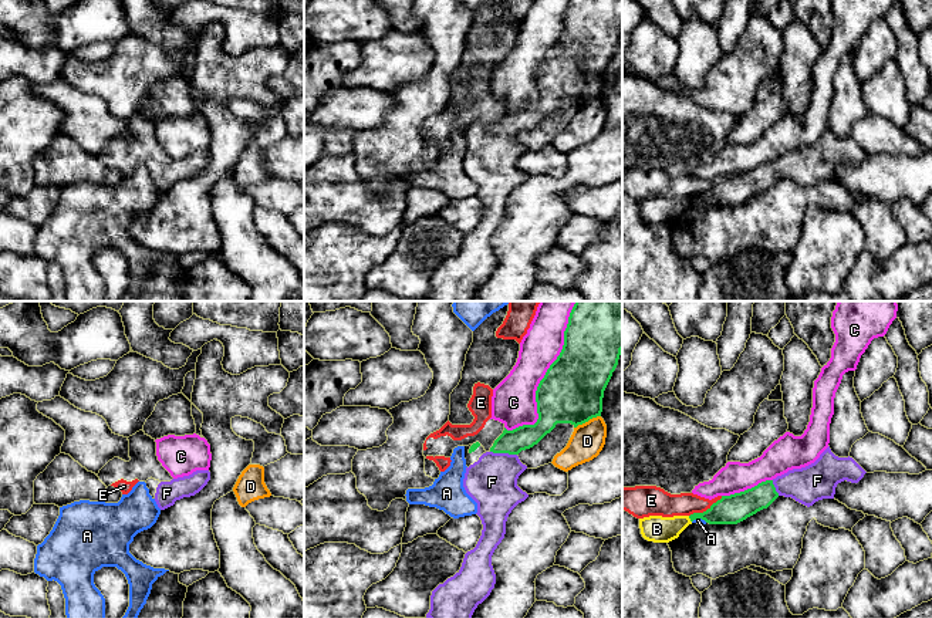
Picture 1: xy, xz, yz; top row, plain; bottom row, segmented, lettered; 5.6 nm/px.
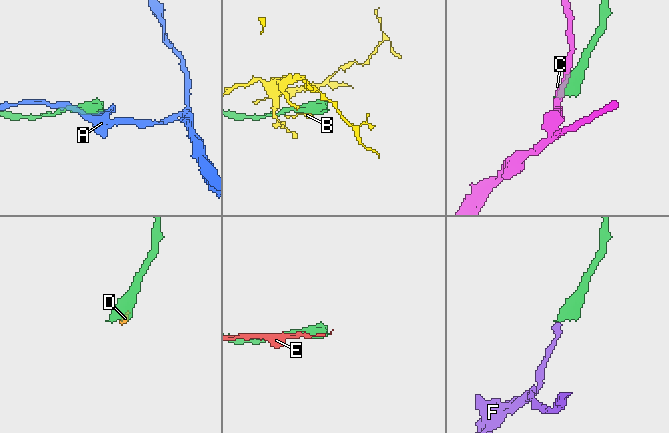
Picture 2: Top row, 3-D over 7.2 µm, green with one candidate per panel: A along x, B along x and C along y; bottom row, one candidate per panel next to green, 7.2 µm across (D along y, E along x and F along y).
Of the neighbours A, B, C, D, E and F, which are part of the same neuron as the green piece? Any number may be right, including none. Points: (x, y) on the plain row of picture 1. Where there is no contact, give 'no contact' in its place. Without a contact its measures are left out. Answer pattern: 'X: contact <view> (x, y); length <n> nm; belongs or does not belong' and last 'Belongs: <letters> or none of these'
A: contact yz (699, 199); length 90 nm; does not belong
B: contact yz (689, 199); length 40 nm; does not belong
C: contact xz (539, 66); length 750 nm; does not belong
D: contact xz (587, 102); length 170 nm; does not belong
E: contact yz (706, 192); length 220 nm; does not belong
F: contact xz (503, 134); length 150 nm; belongs
Belongs: F

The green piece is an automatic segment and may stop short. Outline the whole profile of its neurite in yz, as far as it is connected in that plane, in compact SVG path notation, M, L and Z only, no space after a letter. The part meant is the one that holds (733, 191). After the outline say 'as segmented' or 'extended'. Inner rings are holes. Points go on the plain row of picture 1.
M828 128L814 145L789 152L744 173L722 178L706 193L693 195L689 200L702 200L709 206L737 206L767 190L779 178L810 189L818 182L834 180L838 165L858 165L865 155L852 139L838 139Z | extended

